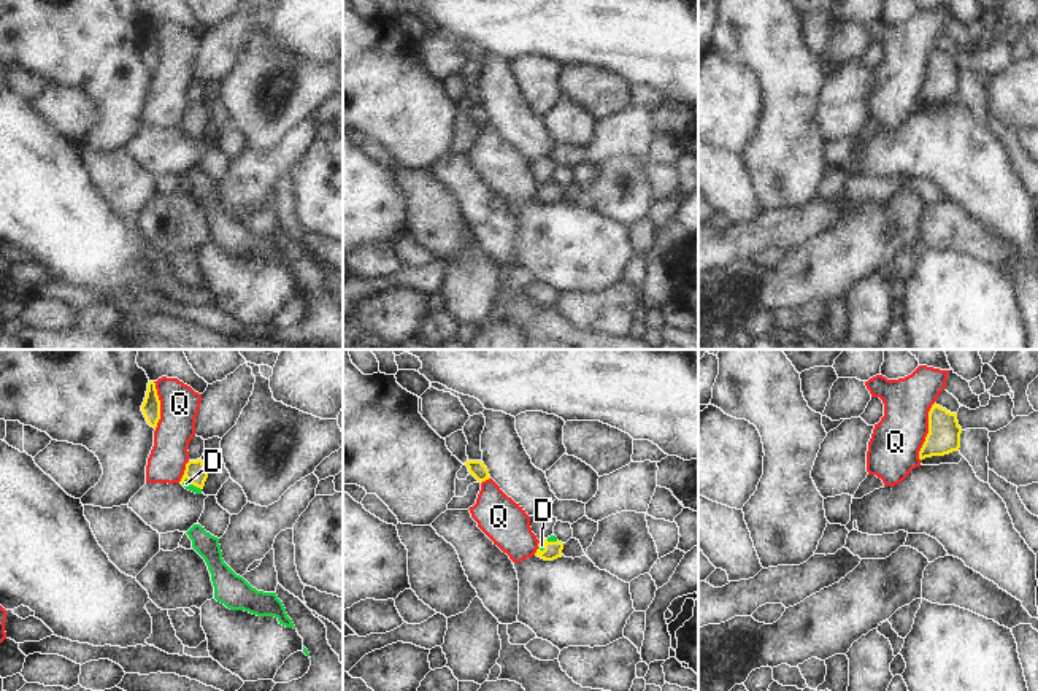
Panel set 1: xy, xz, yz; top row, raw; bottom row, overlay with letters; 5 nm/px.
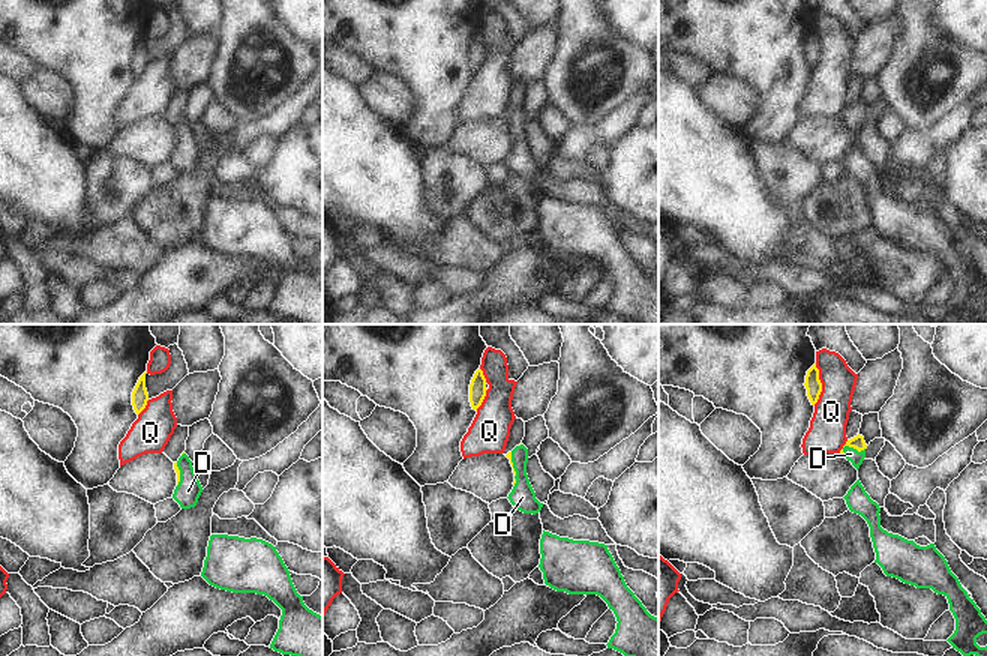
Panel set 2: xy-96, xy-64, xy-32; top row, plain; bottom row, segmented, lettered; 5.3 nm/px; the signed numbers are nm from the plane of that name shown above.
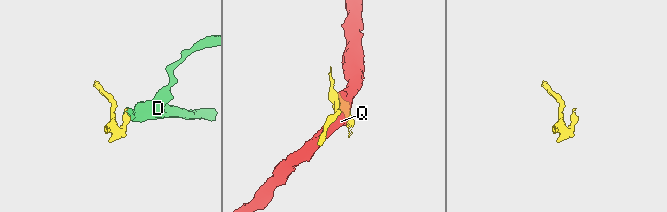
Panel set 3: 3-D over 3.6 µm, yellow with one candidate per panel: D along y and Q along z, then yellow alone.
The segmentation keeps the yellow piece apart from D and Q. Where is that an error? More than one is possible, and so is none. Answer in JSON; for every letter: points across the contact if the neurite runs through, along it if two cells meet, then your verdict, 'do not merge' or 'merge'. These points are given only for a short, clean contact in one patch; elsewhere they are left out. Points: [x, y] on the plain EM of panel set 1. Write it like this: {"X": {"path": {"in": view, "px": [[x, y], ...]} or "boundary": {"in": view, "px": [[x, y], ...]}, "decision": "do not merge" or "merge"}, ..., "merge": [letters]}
{"D": {"path": {"in": "xz", "px": [[553, 194], [546, 185], [542, 189]]}, "decision": "merge"}, "Q": {"decision": "do not merge"}, "merge": ["D"]}

